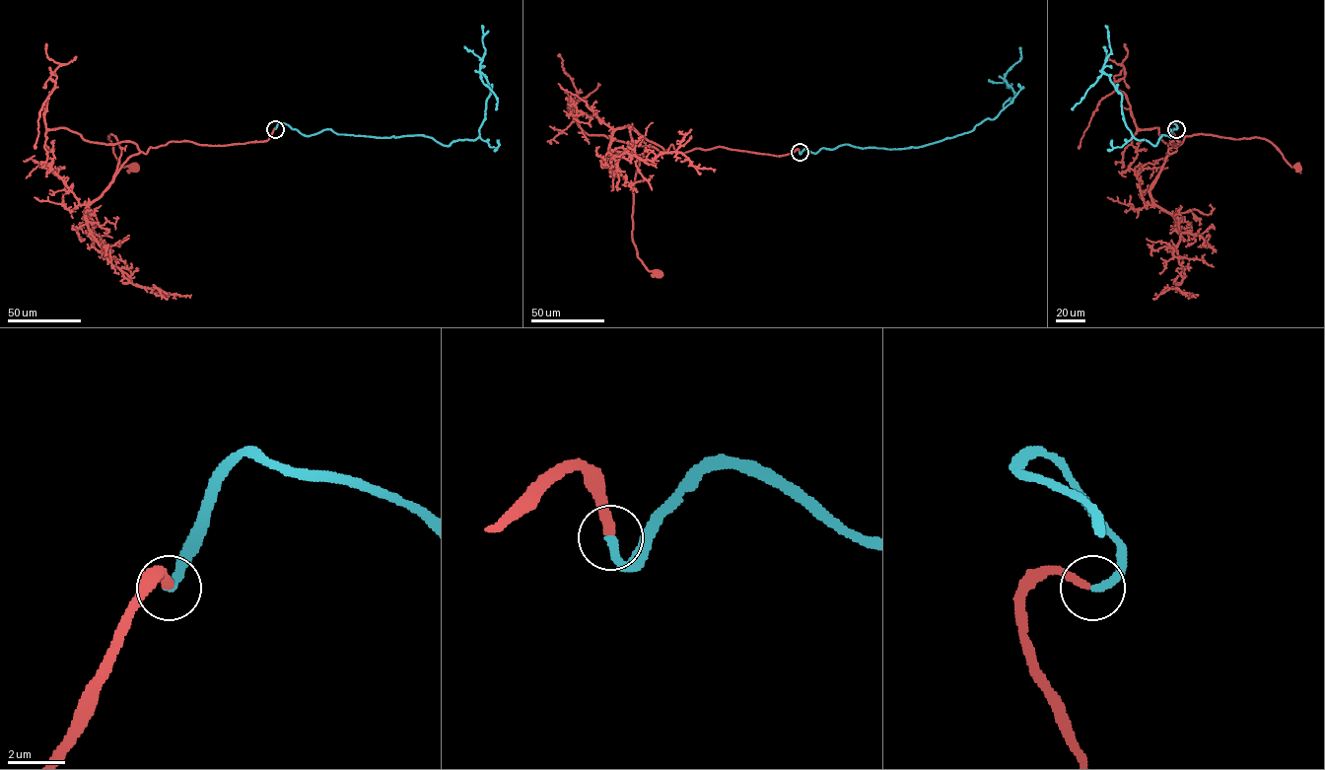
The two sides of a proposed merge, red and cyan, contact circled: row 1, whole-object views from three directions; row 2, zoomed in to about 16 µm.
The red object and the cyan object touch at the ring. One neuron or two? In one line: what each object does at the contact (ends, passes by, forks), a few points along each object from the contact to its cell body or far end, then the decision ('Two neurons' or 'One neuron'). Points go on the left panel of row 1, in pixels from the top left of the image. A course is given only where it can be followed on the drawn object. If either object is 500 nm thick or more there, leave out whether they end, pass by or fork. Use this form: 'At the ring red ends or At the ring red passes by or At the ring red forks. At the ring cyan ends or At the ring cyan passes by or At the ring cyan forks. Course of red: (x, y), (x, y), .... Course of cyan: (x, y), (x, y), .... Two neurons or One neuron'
At the ring red ends. At the ring cyan ends. Course of red: (275, 129), (258, 142), (170, 141), (130, 156), (114, 174), (121, 148), (110, 134), (118, 163), (135, 167). Course of cyan: (275, 129), (421, 135), (447, 145), (475, 140), (490, 94), (481, 73), (496, 109). One neuron

